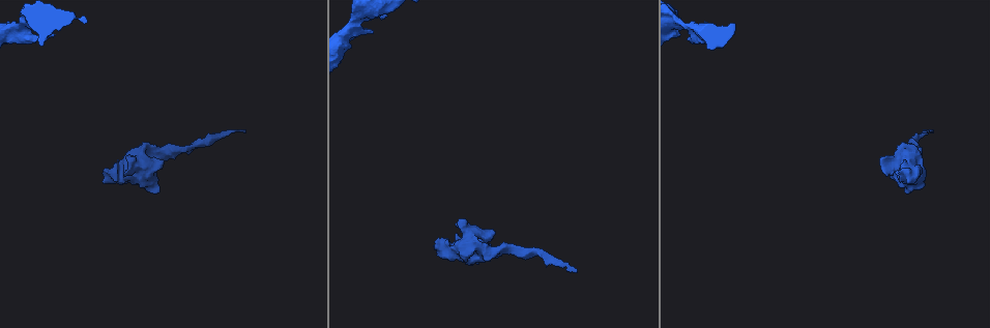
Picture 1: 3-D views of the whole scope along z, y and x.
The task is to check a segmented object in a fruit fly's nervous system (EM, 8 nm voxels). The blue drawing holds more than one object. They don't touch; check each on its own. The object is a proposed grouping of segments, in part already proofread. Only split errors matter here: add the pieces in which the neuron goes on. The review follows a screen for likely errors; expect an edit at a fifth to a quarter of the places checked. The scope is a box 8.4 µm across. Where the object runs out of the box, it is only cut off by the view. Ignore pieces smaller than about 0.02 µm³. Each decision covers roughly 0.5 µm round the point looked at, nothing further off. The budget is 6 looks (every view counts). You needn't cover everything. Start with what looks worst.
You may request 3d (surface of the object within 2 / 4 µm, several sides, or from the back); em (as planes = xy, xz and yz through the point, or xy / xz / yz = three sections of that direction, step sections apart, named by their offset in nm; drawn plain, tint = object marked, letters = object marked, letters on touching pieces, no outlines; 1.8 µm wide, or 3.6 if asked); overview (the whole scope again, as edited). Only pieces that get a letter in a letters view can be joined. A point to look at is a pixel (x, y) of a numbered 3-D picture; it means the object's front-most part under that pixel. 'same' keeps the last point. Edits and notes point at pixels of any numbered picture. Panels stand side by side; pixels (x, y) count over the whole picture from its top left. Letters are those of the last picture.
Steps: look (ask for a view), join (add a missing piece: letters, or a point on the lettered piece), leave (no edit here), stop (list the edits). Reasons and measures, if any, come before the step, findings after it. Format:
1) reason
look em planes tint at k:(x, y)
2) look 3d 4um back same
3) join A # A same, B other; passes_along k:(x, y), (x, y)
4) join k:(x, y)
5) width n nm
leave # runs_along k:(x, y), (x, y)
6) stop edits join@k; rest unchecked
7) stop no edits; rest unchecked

free end
look em planes letters at 1:(372, 32)

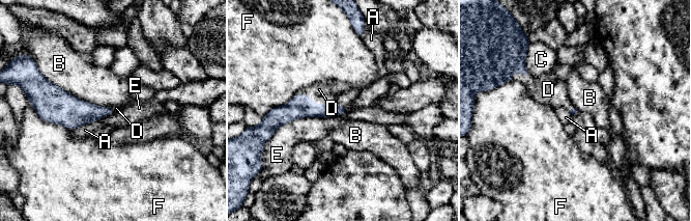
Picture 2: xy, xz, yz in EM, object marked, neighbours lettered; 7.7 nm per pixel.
join 2:(319, 89) # A other, B other, C other, D same, E other, F other; it goes on there

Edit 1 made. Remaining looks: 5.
an open end
look em 3.6um yz step 16 tint at 1:(436, 245)

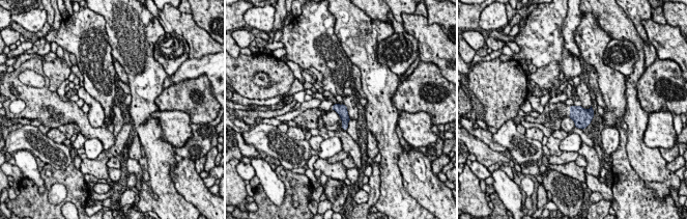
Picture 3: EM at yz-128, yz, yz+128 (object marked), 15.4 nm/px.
see the neighbours
look em 3.6um yz step 16 letters same

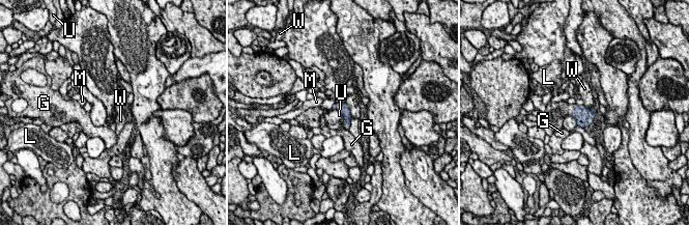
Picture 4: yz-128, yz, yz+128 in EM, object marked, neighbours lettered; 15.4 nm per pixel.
leave # G other, L other, M other, U other, W other; border 4:(570, 115), (577, 124); none of them fits

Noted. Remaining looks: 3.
end of a long branch
look em yz step 4 letters at 1:(931, 131)

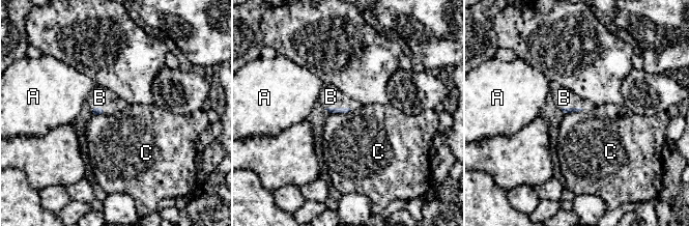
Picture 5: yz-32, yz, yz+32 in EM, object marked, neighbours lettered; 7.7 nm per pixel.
look em xy step 16 letters same

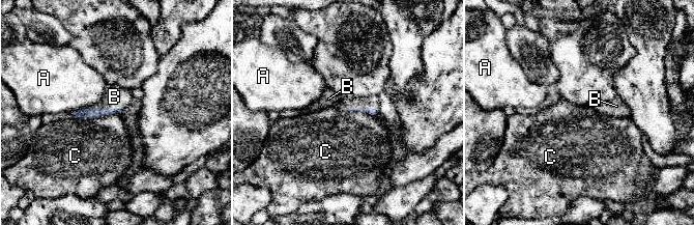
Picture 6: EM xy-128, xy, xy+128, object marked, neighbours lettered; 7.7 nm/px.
join 6:(333, 100) # A other, B same, C other; it goes on there

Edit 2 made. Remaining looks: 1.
stop edits join@2, join@6; rest unchecked

